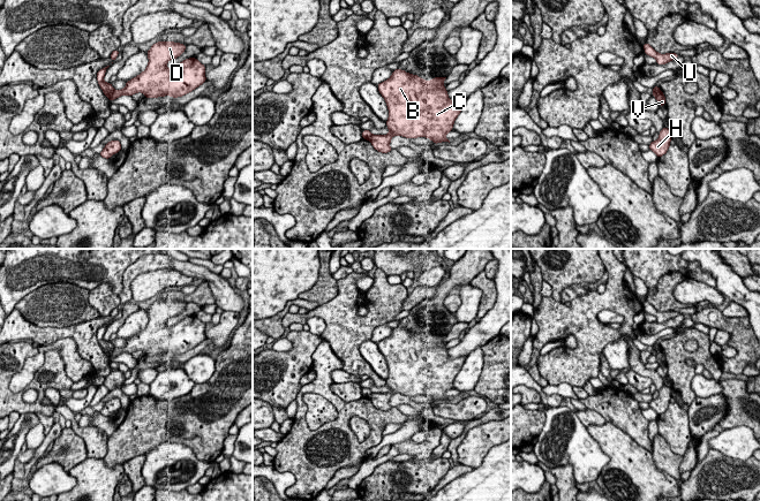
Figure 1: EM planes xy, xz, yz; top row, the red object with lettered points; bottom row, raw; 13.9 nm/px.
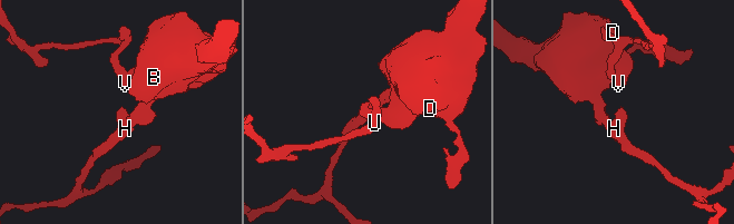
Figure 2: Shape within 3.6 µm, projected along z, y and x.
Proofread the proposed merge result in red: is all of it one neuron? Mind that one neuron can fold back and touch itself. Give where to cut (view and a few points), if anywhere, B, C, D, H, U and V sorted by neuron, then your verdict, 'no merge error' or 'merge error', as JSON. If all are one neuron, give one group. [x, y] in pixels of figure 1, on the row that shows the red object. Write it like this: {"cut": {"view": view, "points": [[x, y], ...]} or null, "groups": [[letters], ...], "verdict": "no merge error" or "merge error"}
{"cut": {"view": "xy", "points": [[114, 90], [108, 97]]}, "groups": [["B", "C", "D", "H", "V"], ["U"]], "verdict": "merge error"}

